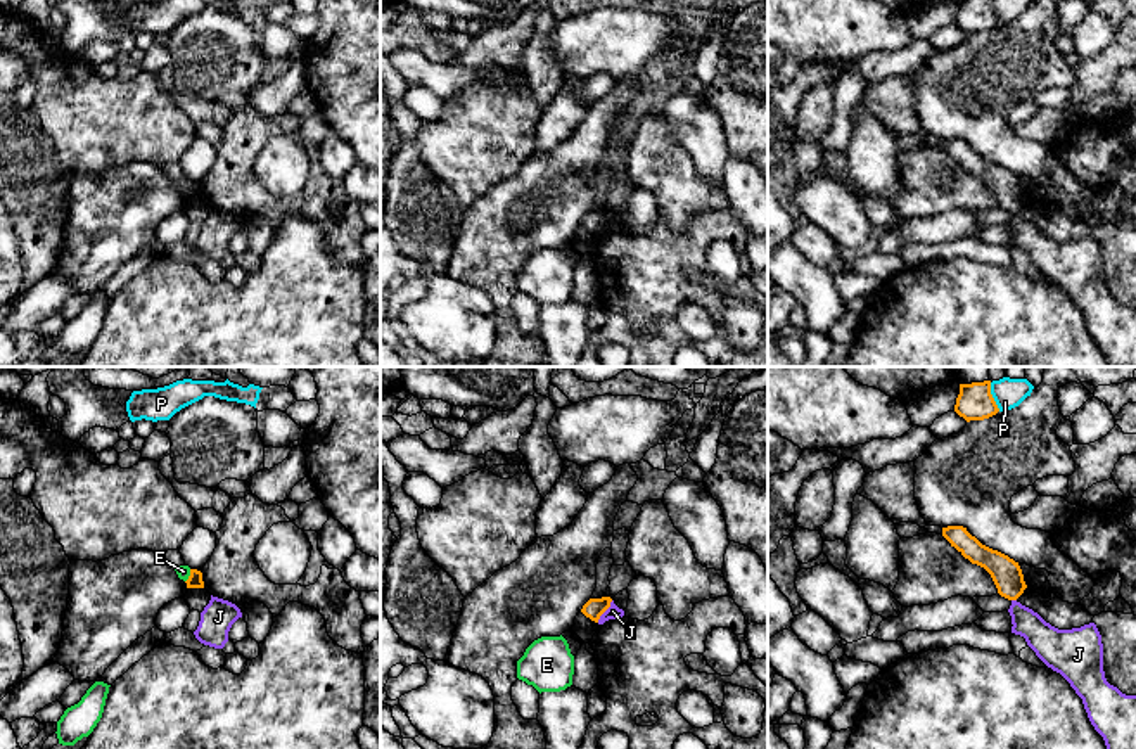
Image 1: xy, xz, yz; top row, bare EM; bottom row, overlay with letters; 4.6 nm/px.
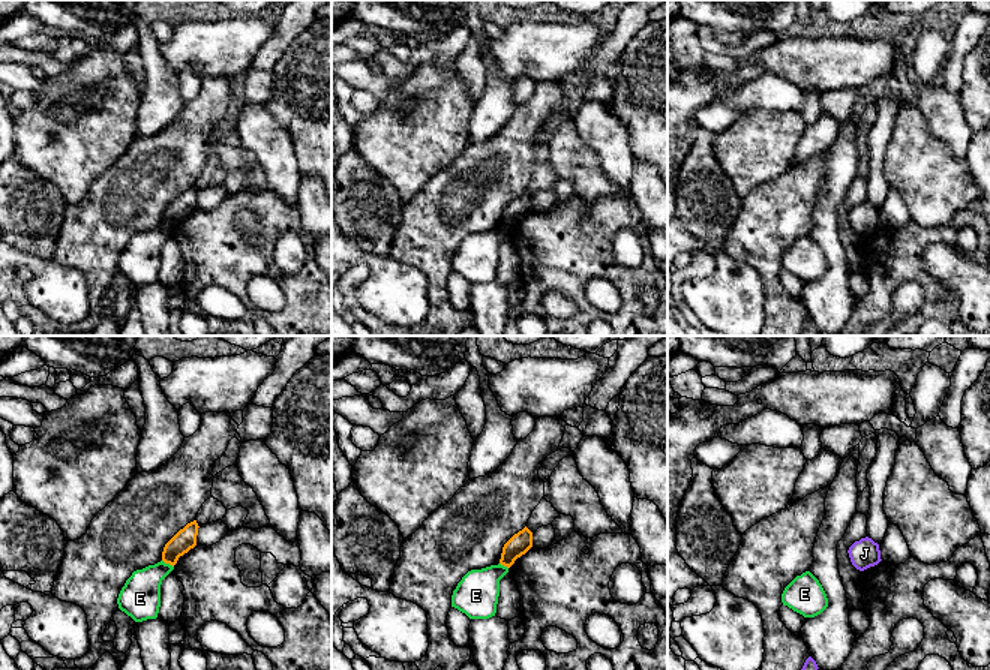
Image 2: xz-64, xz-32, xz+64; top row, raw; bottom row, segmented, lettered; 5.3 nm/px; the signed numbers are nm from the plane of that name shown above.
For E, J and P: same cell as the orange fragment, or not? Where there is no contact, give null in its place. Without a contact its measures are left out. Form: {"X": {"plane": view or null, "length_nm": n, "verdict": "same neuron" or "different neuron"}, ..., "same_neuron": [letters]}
{"E": {"plane": "xy", "length_nm": 70, "verdict": "different neuron"}, "J": {"plane": "xz", "length_nm": 130, "verdict": "different neuron"}, "P": {"plane": "yz", "length_nm": 140, "verdict": "different neuron"}, "same_neuron": []}

